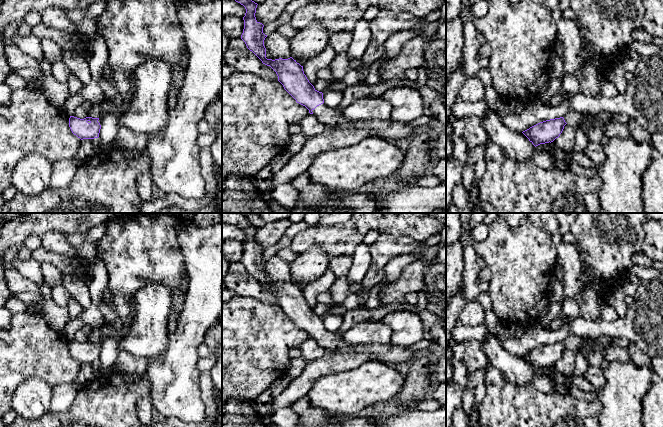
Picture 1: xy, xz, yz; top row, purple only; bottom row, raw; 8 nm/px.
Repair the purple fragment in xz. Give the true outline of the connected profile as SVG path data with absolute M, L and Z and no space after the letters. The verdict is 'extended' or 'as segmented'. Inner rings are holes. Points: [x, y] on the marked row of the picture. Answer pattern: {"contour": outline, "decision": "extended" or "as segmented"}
{"contour": "M235 0L246 9L244 29L241 39L247 48L252 51L263 64L270 66L277 74L278 81L284 89L296 100L305 106L310 114L314 114L325 127L343 130L366 129L374 132L378 137L393 142L397 139L412 137L415 127L410 122L389 120L371 120L349 122L337 108L324 103L323 93L317 91L309 82L303 71L303 66L292 57L288 59L267 59L263 33L264 25L256 20L257 3L252 0Z", "decision": "extended"}

